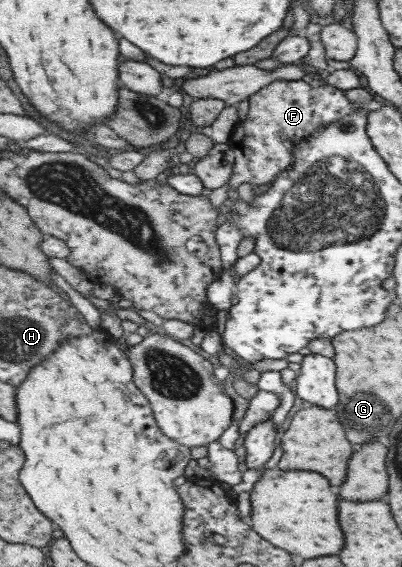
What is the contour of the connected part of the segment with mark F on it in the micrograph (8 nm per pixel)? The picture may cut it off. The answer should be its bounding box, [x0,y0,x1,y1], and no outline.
[227,78,359,204]

